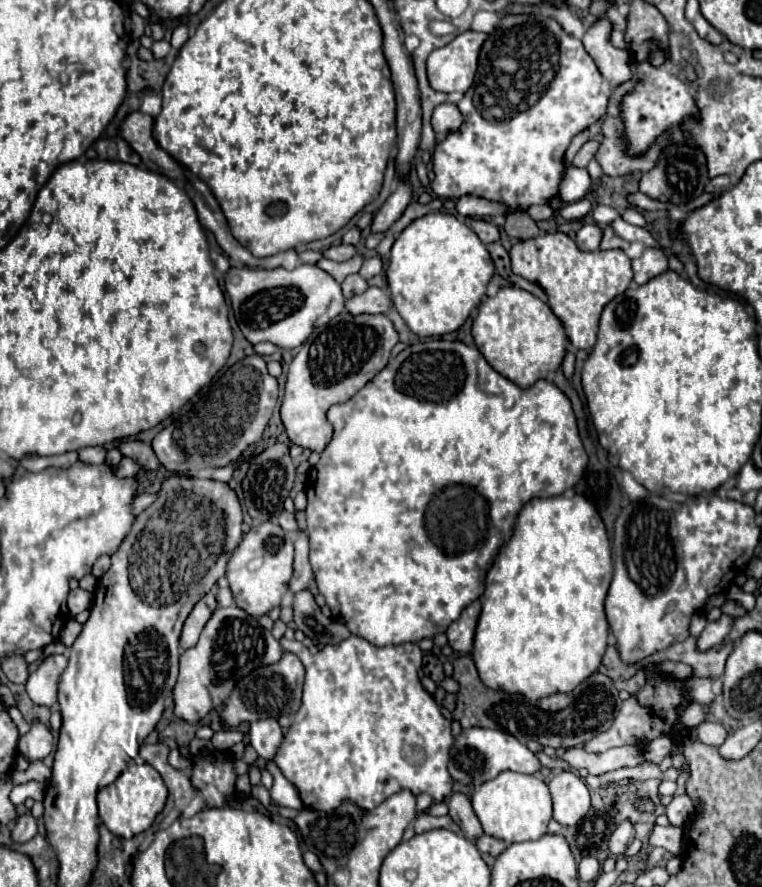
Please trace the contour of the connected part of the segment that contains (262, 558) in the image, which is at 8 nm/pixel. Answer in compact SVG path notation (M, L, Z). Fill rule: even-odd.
M263 522L253 526L245 536L239 548L235 548L227 564L227 580L233 592L235 606L247 614L259 618L271 608L281 604L283 594L287 592L289 578L293 574L293 538L279 524Z

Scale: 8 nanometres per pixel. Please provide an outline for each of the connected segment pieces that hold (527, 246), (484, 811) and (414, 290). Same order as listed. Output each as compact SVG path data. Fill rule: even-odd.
M547 232L539 234L537 238L521 240L509 250L509 256L513 274L539 284L545 290L553 314L561 320L569 342L577 350L593 348L601 310L617 294L623 294L633 280L631 260L623 250L583 252L577 248L573 238L563 232Z
M511 770L501 772L497 778L483 782L471 802L485 834L507 844L539 840L547 832L547 824L551 820L551 794L545 780L537 774L519 774Z
M429 212L417 220L413 220L395 240L391 248L391 258L387 266L387 284L391 290L391 300L417 336L441 336L447 332L455 332L471 314L471 310L485 296L487 284L495 274L493 260L479 240L479 236L463 222L459 222L453 214L445 212Z

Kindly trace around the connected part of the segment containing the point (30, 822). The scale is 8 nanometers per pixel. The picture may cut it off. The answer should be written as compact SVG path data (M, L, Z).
M31 814L19 816L11 834L13 834L15 842L27 842L27 840L31 840L37 834L37 820Z

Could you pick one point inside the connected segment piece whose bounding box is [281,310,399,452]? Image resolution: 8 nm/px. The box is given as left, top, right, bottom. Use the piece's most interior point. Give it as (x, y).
(338, 359)

